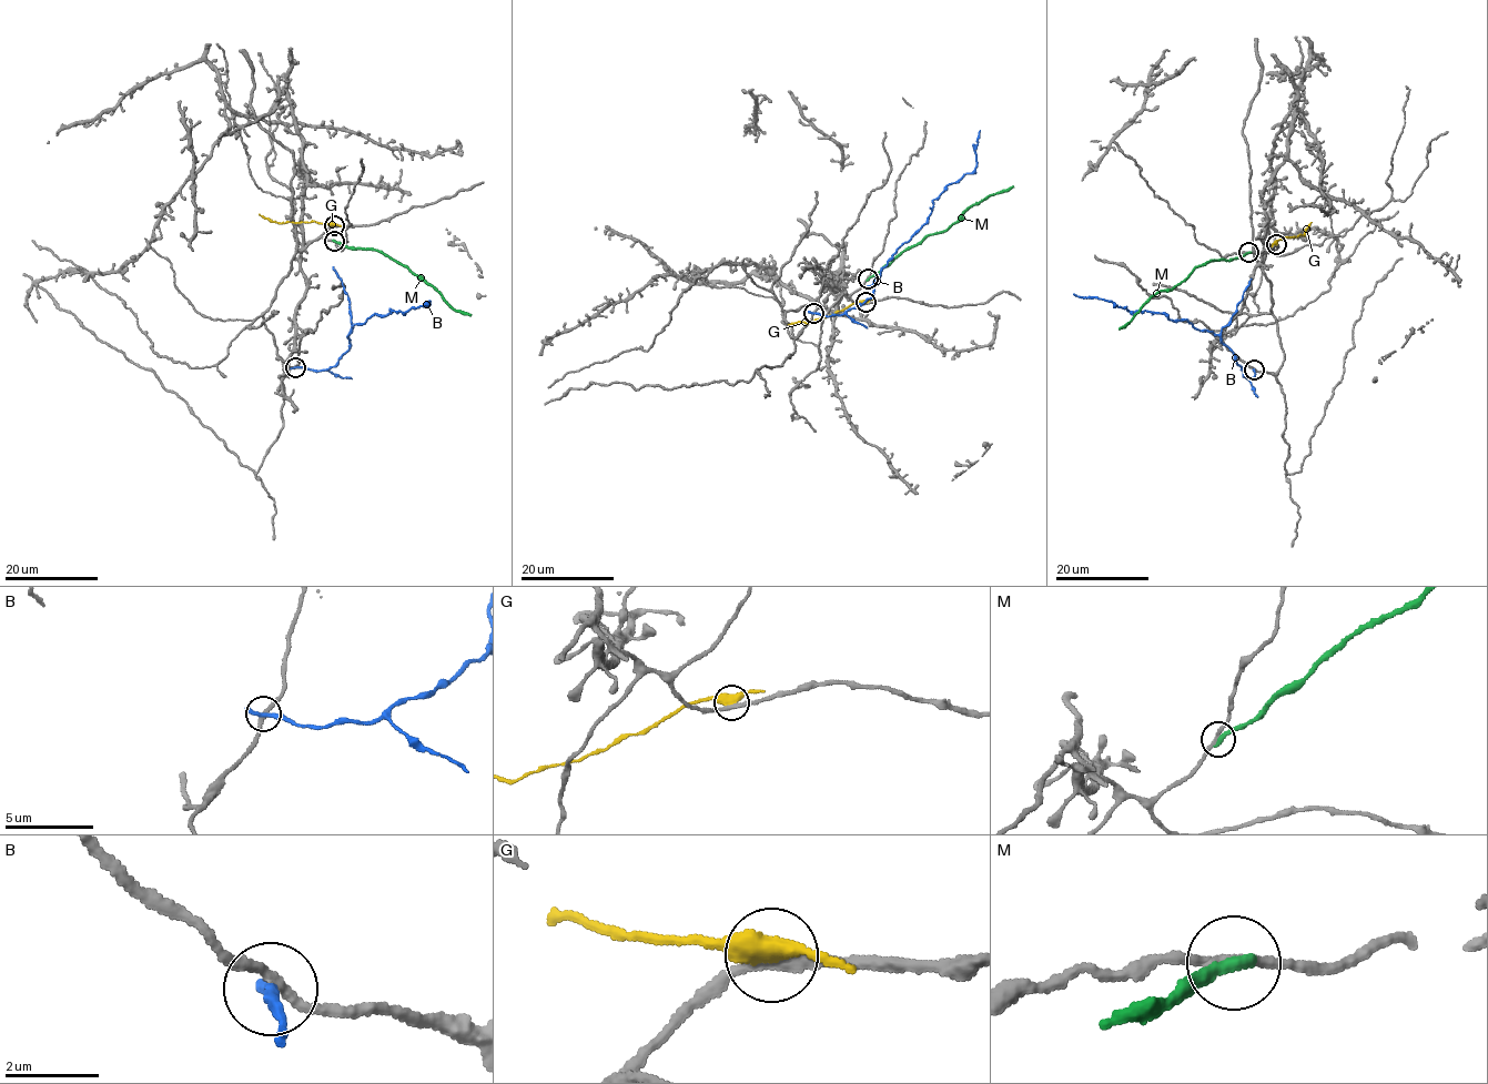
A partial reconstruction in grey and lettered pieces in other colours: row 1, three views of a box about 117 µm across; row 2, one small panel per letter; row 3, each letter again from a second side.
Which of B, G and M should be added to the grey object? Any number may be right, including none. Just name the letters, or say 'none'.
none

